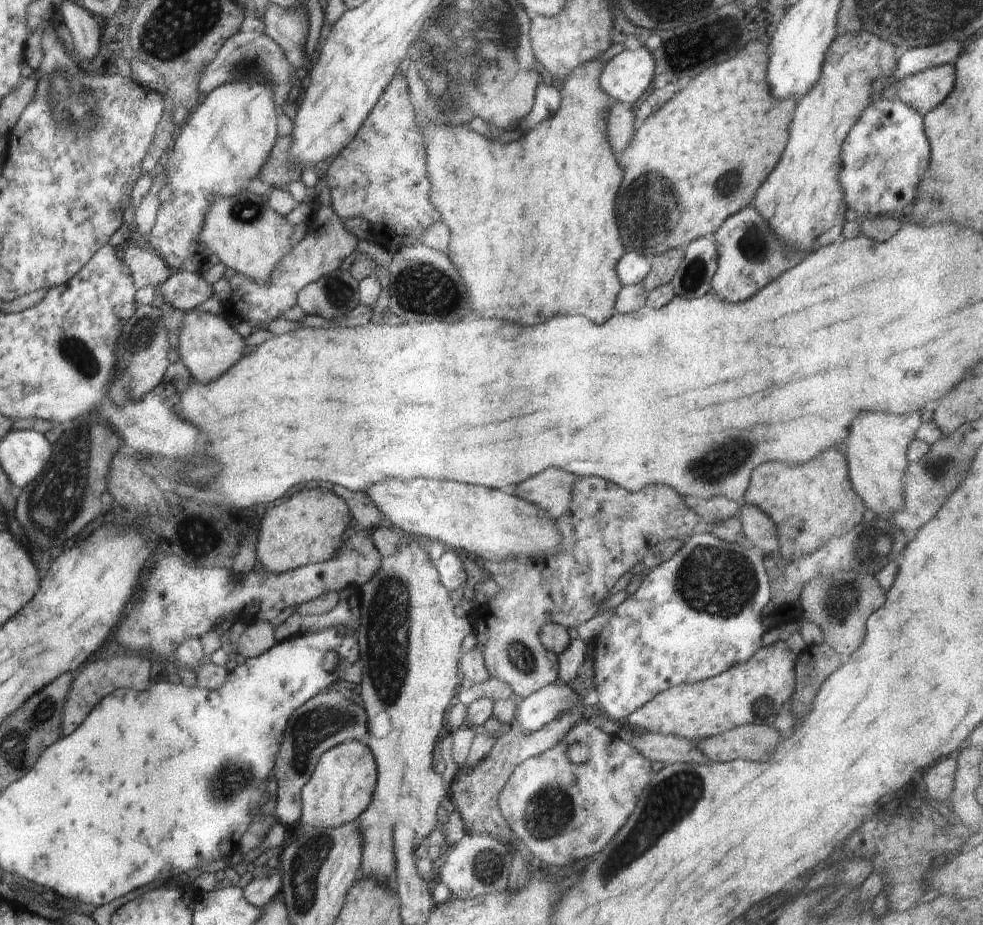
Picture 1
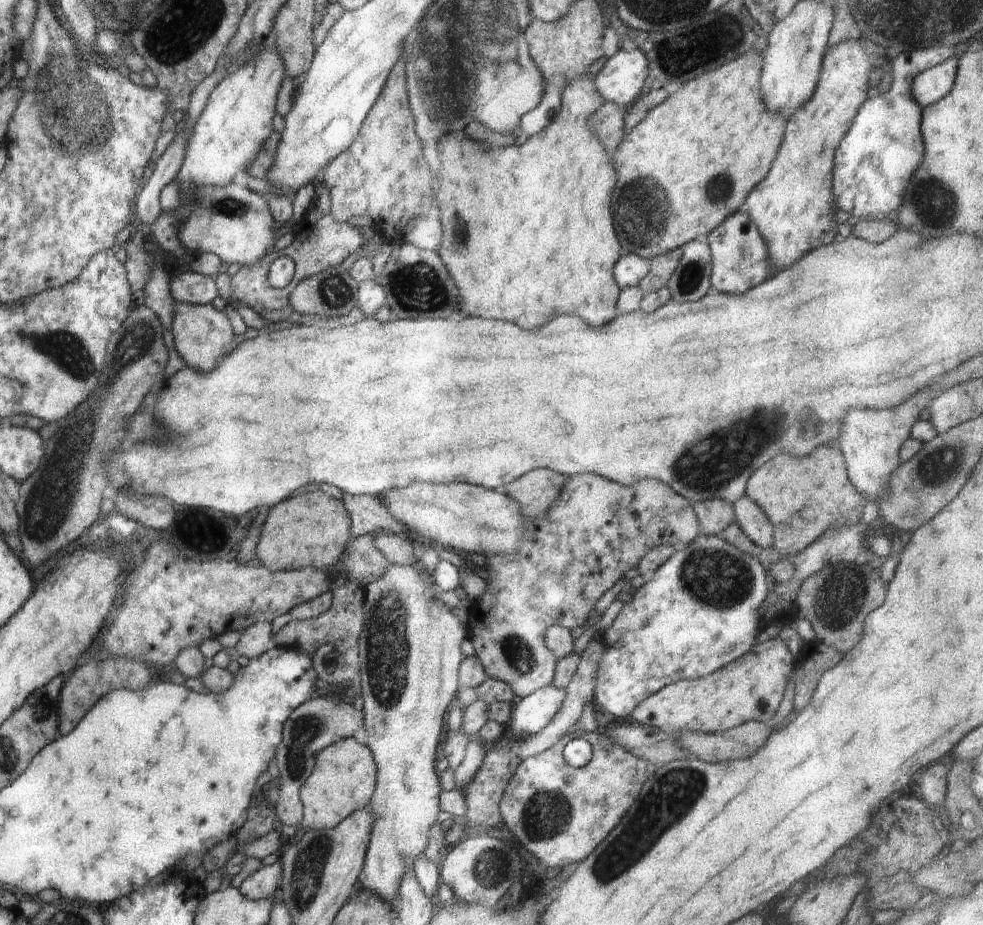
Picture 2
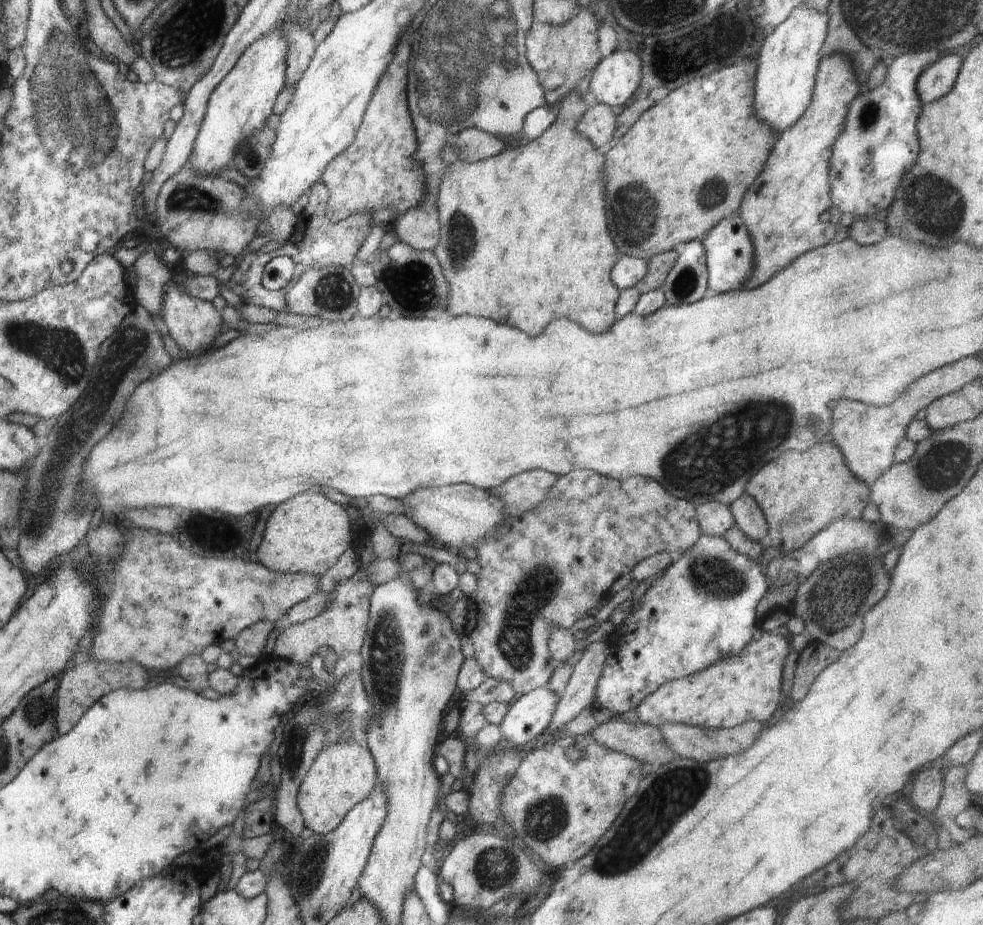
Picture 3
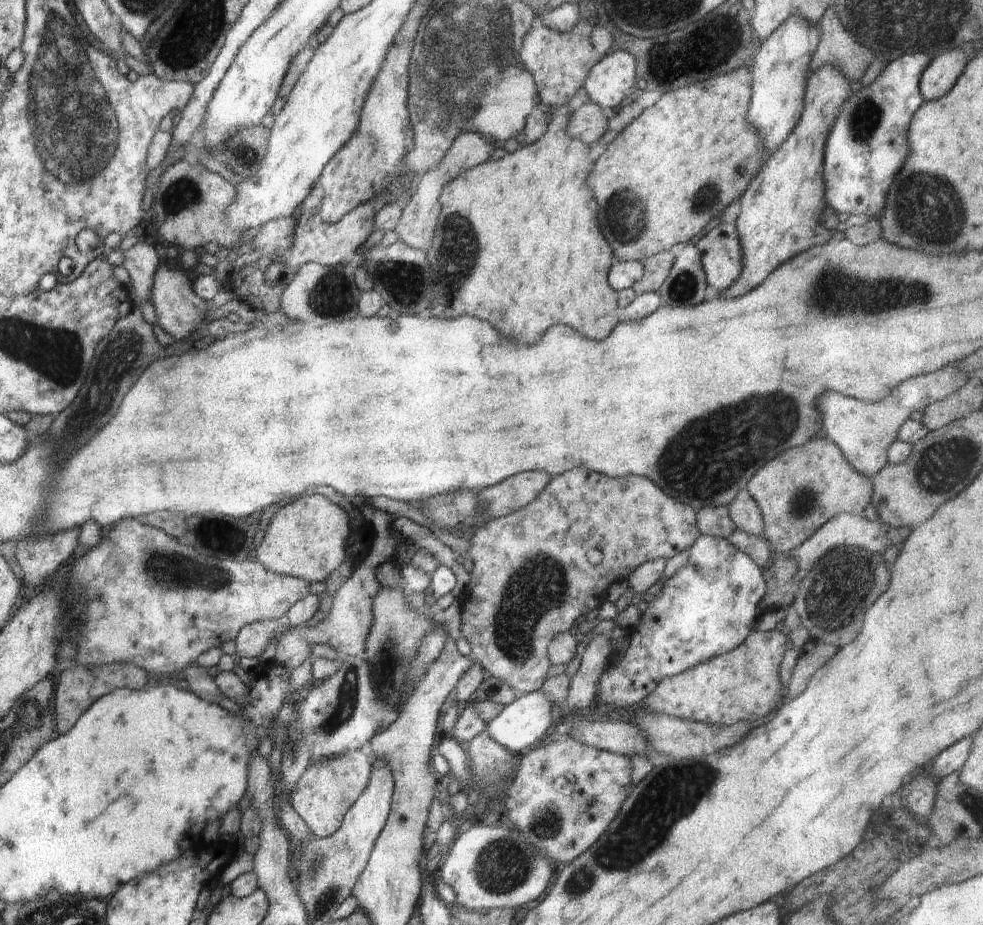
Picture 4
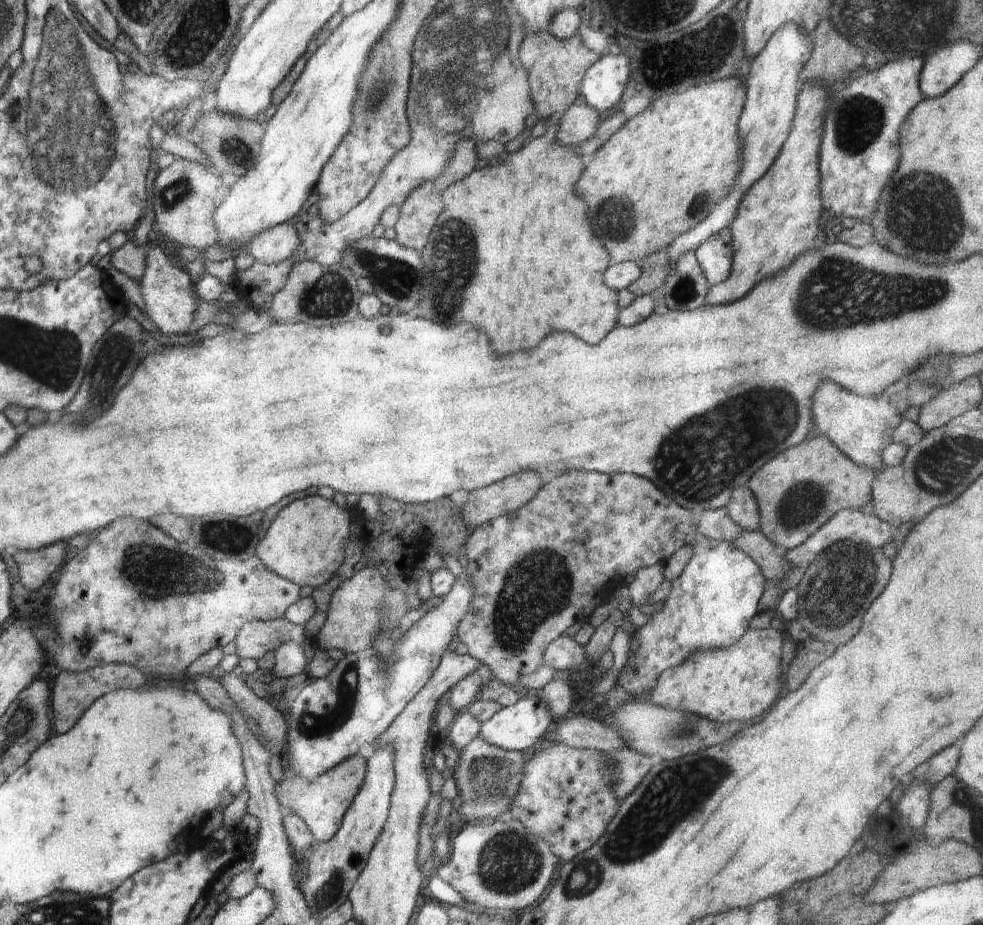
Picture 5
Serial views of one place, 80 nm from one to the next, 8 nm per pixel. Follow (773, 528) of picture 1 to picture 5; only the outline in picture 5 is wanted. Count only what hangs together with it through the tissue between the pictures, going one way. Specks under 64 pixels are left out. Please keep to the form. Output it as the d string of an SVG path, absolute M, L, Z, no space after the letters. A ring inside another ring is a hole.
M747 485L733 490L726 508L729 517L742 530L760 530L759 503L757 497Z

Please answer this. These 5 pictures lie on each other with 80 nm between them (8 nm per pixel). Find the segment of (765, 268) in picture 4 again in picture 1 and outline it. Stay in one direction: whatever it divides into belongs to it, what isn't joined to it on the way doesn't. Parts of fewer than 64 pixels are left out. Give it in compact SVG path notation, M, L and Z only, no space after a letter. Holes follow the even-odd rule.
M863 28L857 33L838 35L826 51L820 78L802 98L797 100L789 128L790 136L785 144L786 150L778 161L778 166L772 170L772 174L766 178L766 182L760 186L754 200L750 202L750 206L756 206L760 210L760 214L767 220L771 229L787 242L787 248L801 247L801 251L812 252L824 245L834 243L843 232L846 222L844 212L848 208L839 184L842 143L854 123L875 98L872 82L896 68L896 57L899 52L900 50L894 50L894 46L890 46L888 42L880 40L874 34L868 34Z

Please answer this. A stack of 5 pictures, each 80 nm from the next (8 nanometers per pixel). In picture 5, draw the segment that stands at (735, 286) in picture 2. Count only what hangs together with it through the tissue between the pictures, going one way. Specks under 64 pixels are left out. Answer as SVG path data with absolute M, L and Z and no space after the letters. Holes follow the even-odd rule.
M730 226L724 227L719 233L713 234L695 251L698 264L710 285L723 283L730 275L732 268L732 234Z

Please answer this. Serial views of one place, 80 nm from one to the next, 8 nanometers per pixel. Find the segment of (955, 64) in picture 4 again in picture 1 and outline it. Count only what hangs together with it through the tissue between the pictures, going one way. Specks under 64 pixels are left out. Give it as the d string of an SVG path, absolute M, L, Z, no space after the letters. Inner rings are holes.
M947 64L900 76L895 82L897 96L924 116L952 92L954 74L955 66Z

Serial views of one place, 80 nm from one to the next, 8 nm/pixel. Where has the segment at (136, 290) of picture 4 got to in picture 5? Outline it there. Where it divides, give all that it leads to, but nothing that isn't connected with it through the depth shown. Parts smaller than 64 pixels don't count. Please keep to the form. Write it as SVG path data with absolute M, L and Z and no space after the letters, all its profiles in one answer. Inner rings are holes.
M134 240L126 241L119 249L114 249L112 255L112 264L120 272L140 282L147 265L147 247L137 245Z

